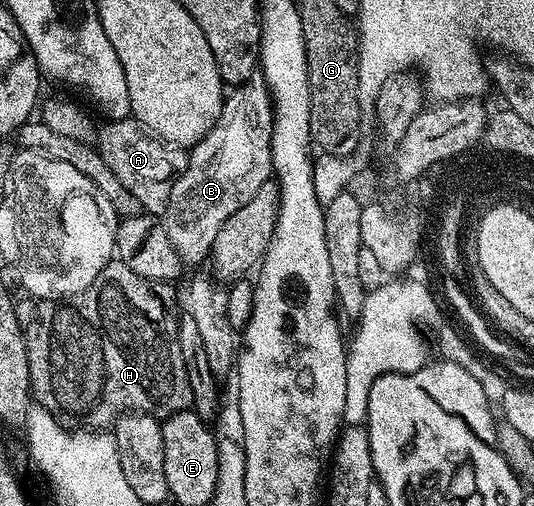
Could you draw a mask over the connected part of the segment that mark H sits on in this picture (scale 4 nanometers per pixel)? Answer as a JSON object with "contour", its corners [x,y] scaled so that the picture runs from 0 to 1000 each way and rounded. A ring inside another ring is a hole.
{"contour":[[[227,518],[199,522],[169,565],[124,597],[73,593],[66,634],[49,650],[54,739],[64,789],[82,806],[157,830],[178,850],[200,850],[243,810],[311,826],[352,812],[363,794],[333,676],[335,625],[320,611],[320,577],[311,559],[285,559],[249,542]]]}

